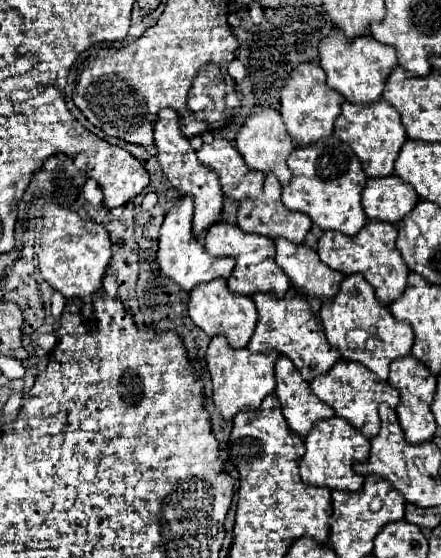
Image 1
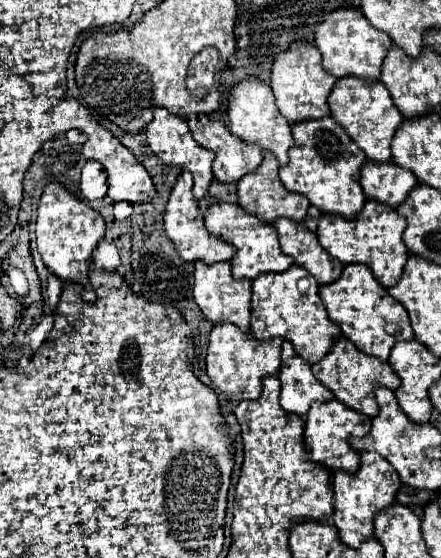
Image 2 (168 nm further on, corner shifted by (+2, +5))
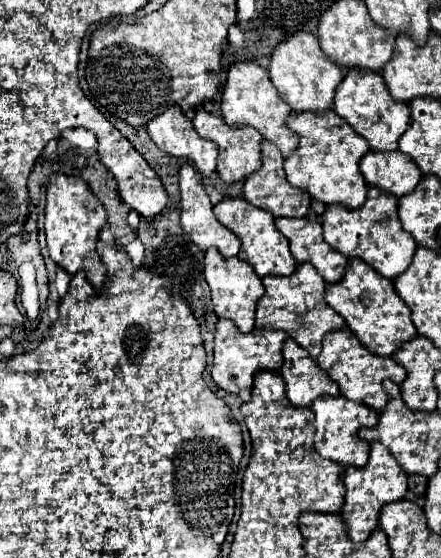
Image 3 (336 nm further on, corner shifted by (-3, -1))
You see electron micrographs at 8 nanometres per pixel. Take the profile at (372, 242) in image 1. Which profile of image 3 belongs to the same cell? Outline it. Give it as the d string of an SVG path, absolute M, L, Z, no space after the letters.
M369 187L367 201L357 209L347 209L339 215L339 205L329 205L323 213L323 231L325 241L343 253L345 257L359 257L369 263L377 273L393 279L395 275L403 273L411 259L411 235L403 231L399 217L397 217L397 197L391 197L389 191L379 191L377 187Z

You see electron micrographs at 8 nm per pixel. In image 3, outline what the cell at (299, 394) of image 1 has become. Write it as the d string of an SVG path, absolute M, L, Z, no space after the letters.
M287 339L283 345L283 357L281 377L285 379L287 397L295 407L309 407L321 395L339 395L337 383L293 339Z

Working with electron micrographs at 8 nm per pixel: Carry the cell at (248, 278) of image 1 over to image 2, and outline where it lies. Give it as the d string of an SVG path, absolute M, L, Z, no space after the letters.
M214 203L206 213L206 229L210 235L230 243L236 247L236 255L232 259L232 277L234 279L256 279L262 273L282 273L292 267L292 259L280 251L278 233L272 225L258 221L254 215L246 213L240 205L230 203Z

